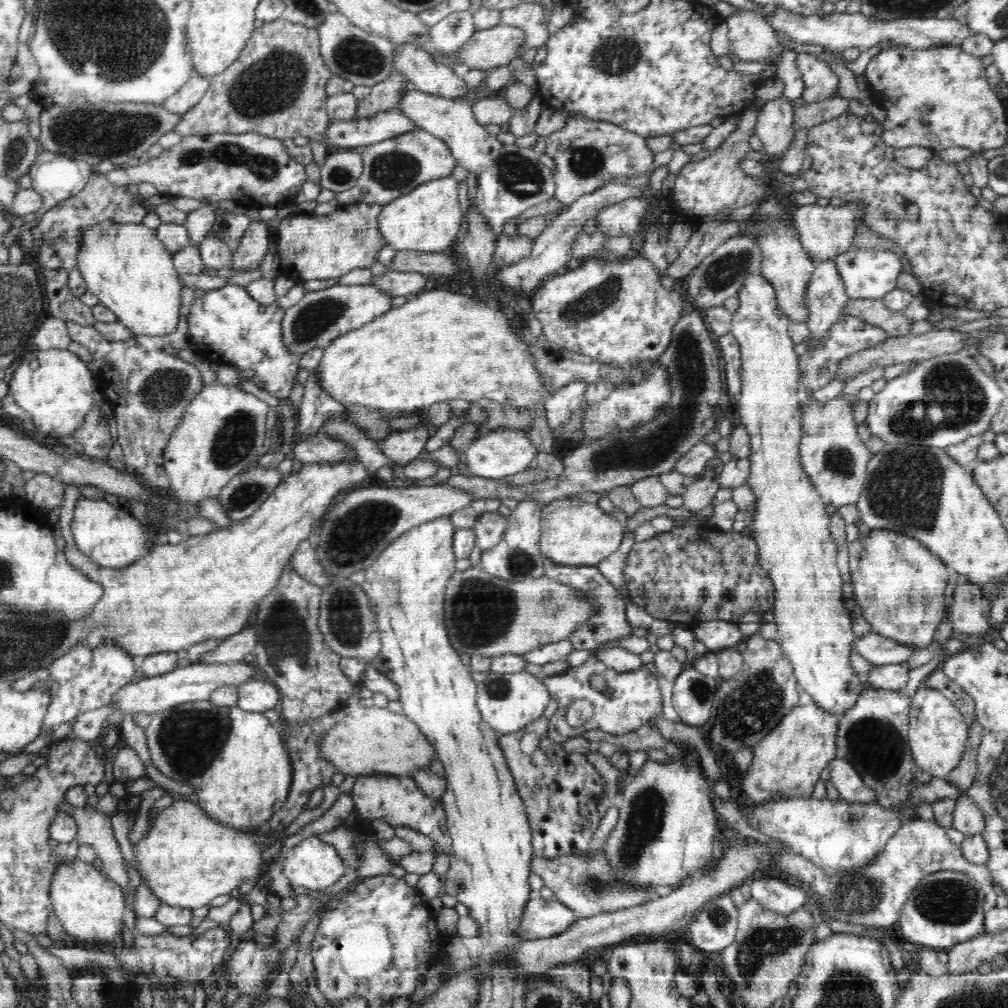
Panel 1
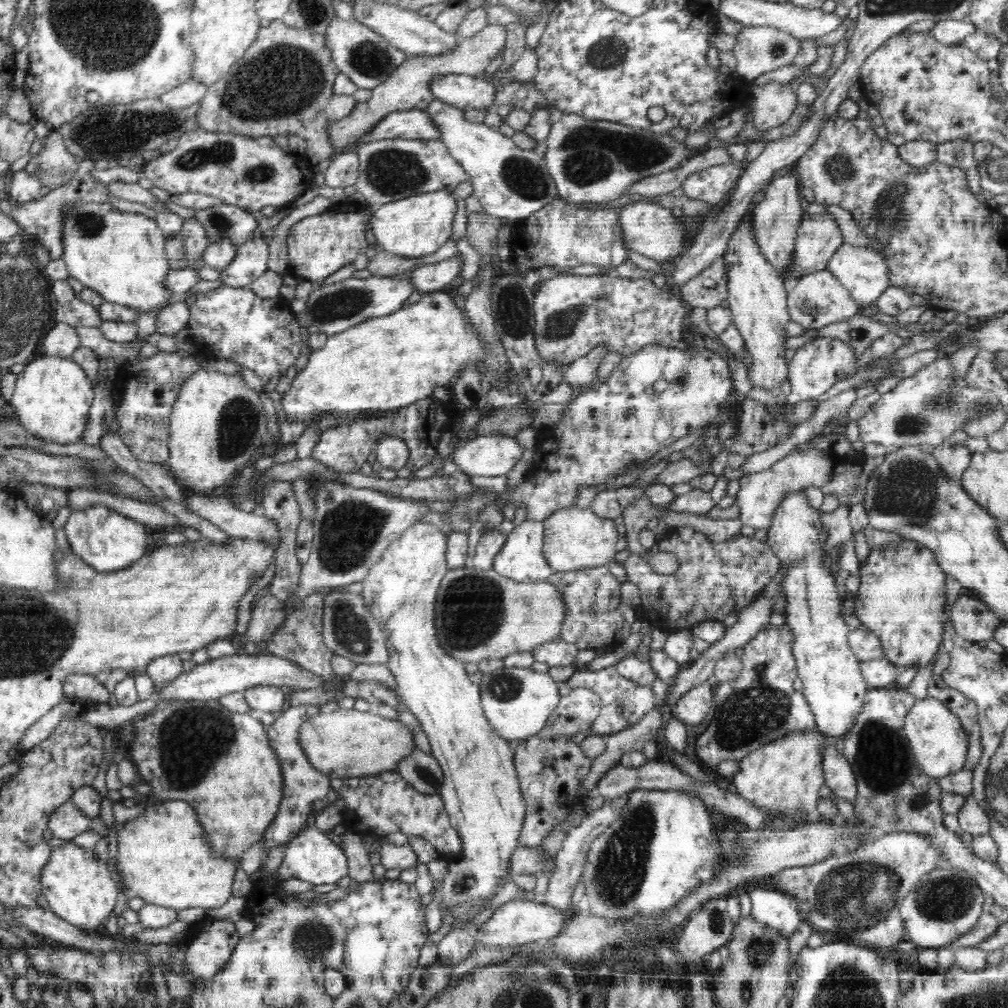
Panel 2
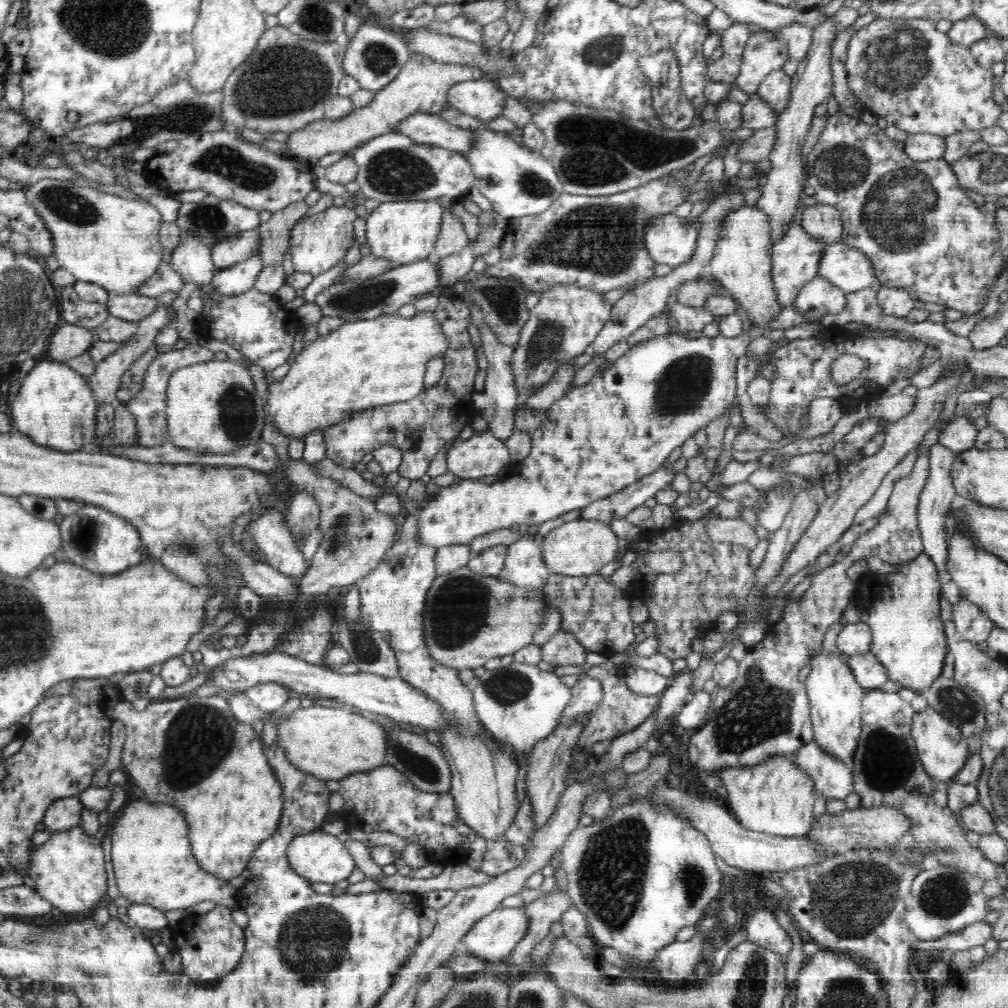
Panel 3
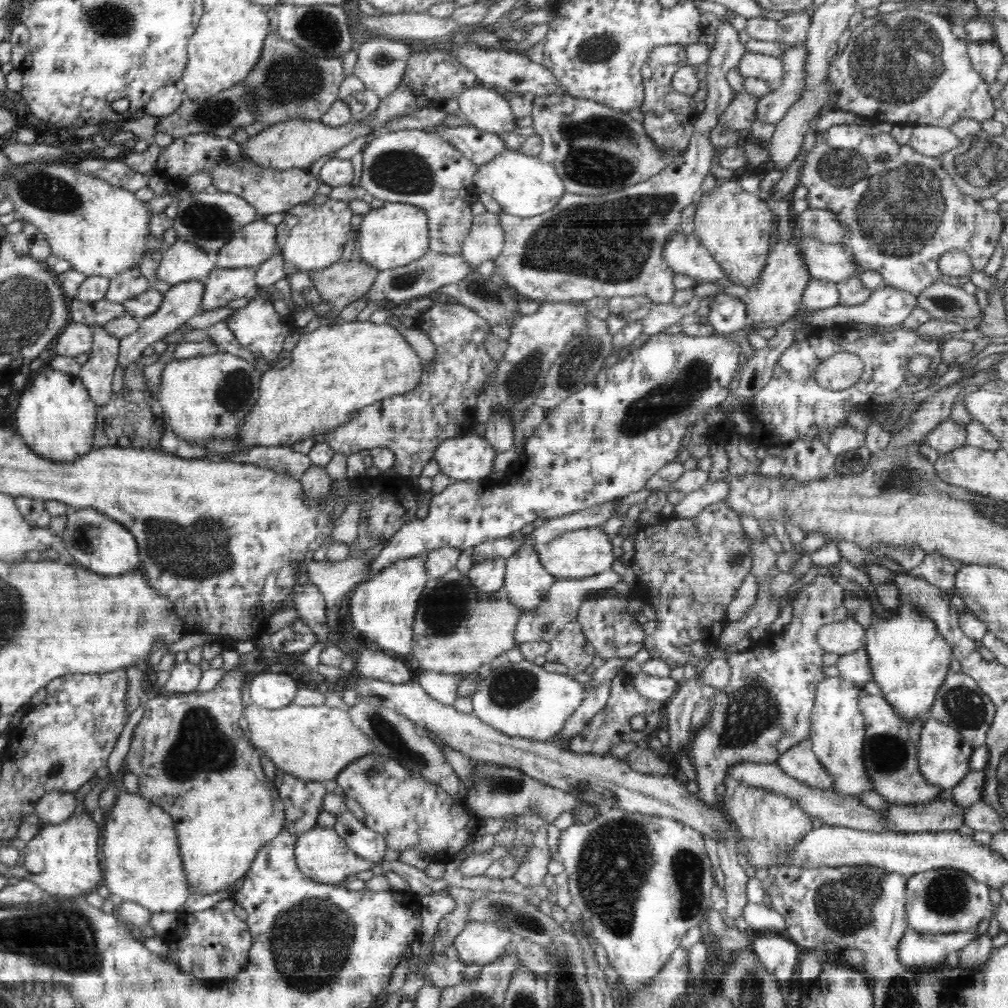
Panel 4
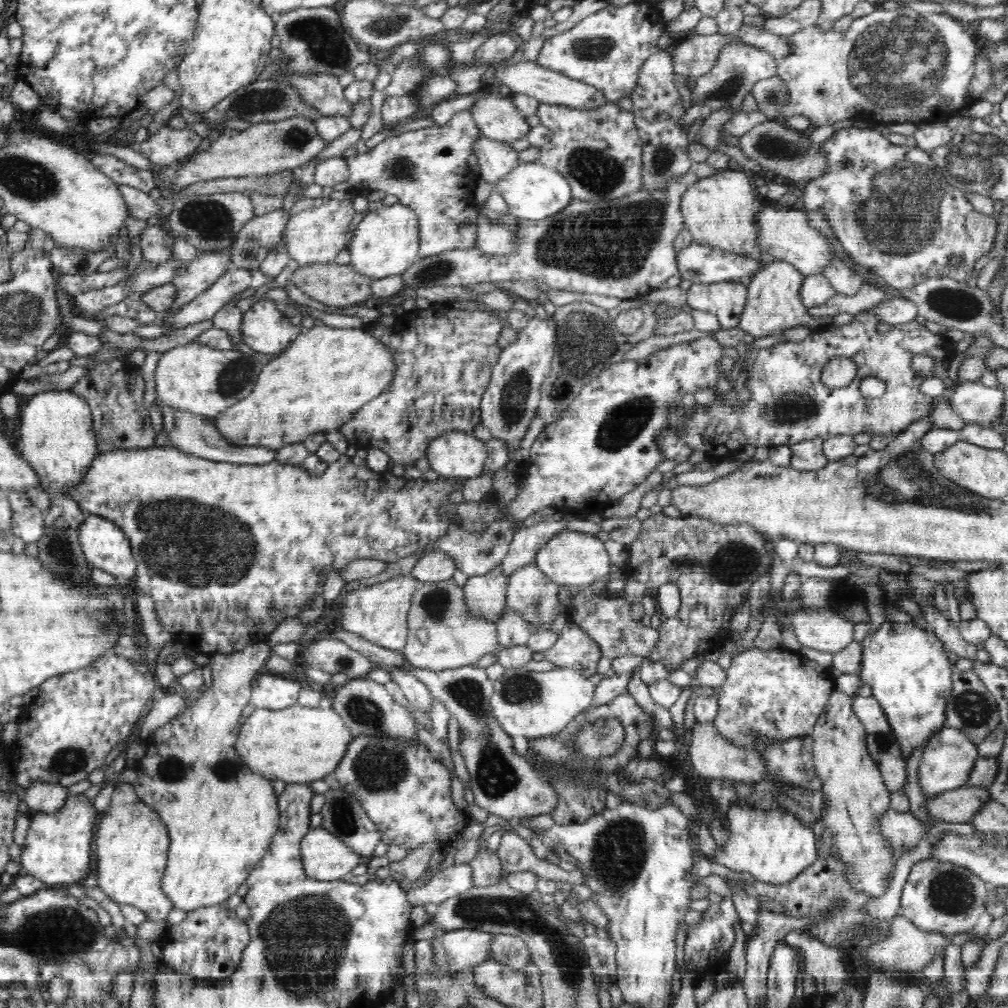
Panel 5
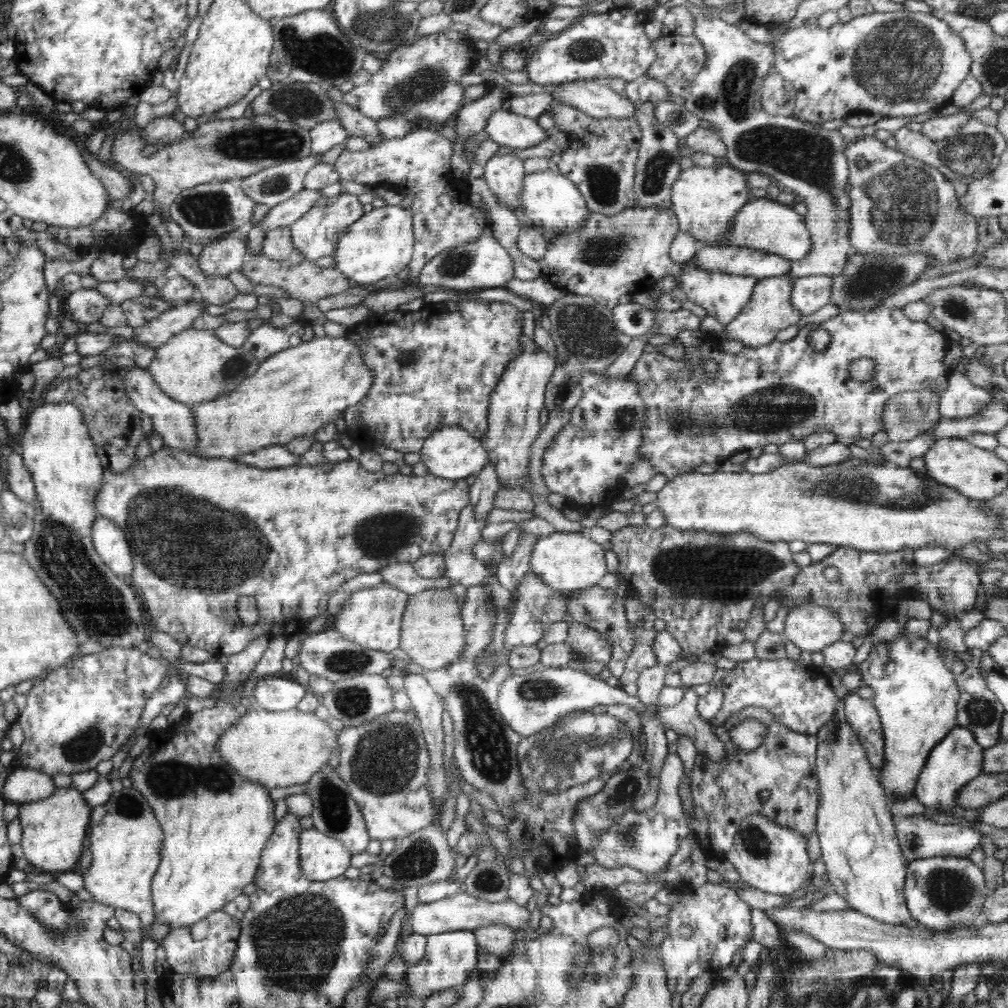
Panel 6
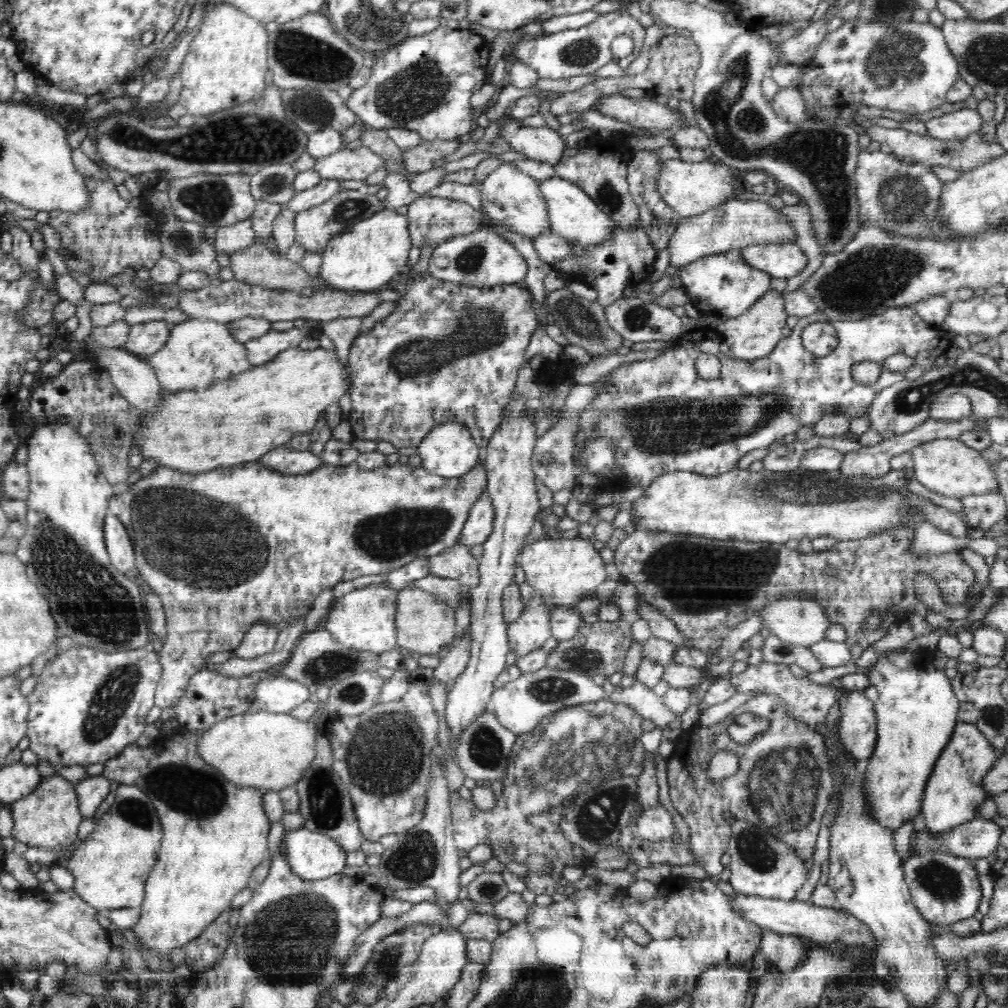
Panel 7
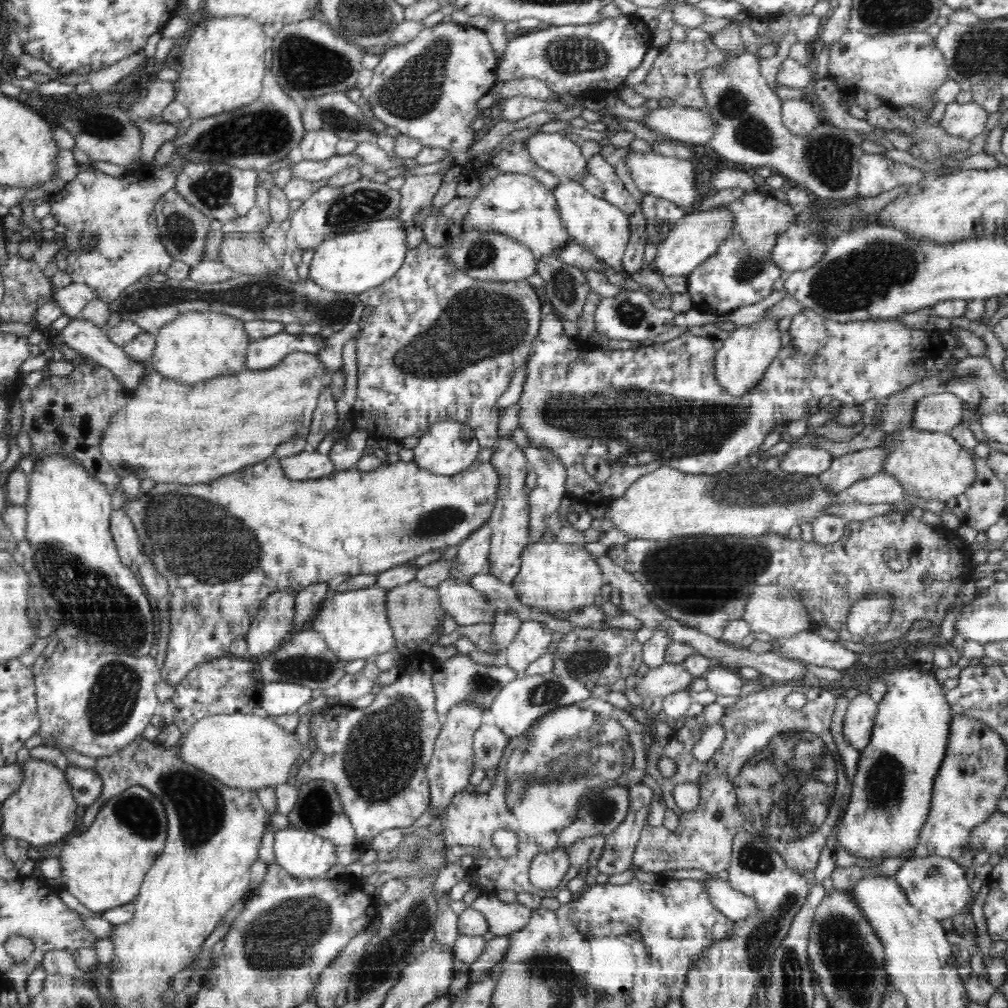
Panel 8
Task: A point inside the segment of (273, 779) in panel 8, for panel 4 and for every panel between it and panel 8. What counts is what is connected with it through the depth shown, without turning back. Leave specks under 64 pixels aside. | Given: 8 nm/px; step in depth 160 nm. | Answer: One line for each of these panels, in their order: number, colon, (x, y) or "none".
4: (314, 743)
5: (298, 745)
6: (286, 748)
7: (269, 751)

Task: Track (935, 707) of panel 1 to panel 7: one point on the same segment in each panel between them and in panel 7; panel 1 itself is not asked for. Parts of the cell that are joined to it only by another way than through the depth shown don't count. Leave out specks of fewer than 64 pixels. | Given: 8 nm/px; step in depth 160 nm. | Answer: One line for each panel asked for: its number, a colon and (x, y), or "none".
2: (939, 743)
3: (943, 751)
4: (944, 756)
5: (948, 756)
6: (957, 759)
7: (954, 791)

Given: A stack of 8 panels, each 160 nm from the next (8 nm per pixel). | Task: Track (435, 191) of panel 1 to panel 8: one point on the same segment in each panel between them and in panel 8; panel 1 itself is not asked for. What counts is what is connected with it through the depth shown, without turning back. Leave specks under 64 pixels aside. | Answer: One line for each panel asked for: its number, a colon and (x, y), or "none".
2: (417, 226)
3: (403, 232)
4: (396, 234)
5: (386, 242)
6: (380, 243)
7: (365, 257)
8: (357, 261)

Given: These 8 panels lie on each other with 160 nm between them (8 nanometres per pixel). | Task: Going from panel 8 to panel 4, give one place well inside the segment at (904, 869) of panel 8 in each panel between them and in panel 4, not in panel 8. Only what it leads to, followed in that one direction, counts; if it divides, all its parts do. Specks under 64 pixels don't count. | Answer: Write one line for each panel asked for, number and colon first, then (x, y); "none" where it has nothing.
4: (944, 900)
5: (948, 899)
6: (942, 893)
7: (945, 888)

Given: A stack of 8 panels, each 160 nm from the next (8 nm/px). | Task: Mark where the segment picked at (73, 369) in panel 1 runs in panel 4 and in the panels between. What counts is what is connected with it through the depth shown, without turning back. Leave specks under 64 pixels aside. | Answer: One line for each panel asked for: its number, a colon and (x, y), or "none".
2: (52, 398)
3: (55, 407)
4: (57, 419)

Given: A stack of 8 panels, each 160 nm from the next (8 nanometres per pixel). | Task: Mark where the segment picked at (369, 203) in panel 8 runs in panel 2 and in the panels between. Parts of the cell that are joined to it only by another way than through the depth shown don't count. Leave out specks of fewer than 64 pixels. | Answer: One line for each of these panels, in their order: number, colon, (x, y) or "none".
2: (319, 245)
3: (321, 240)
4: (312, 237)
5: (316, 230)
6: (316, 234)
7: (314, 228)

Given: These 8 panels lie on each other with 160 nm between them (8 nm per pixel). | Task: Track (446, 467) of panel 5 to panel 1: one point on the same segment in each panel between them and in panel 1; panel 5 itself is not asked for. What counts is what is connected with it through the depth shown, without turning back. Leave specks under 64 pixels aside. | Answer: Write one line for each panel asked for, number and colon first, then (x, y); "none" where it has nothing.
1: (502, 452)
2: (488, 455)
3: (484, 454)
4: (468, 458)

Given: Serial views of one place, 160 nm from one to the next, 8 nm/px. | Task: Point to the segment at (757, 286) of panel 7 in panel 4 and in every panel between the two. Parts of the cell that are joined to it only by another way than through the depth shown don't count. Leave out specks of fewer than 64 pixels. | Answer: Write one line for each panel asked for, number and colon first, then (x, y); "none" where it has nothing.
4: (727, 314)
5: (727, 299)
6: (723, 296)

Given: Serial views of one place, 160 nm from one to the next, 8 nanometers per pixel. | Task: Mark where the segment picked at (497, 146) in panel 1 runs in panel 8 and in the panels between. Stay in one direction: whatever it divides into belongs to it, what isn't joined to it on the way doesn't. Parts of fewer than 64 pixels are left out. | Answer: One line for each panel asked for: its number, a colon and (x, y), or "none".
2: (512, 183)
3: (518, 181)
4: (523, 185)
5: (533, 191)
6: (549, 200)
7: (572, 213)
8: (602, 228)

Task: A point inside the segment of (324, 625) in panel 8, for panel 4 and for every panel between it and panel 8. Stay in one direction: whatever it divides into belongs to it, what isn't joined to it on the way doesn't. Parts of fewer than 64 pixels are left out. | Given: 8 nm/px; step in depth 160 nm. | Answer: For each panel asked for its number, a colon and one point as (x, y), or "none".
4: (383, 607)
5: (378, 612)
6: (371, 617)
7: (364, 619)

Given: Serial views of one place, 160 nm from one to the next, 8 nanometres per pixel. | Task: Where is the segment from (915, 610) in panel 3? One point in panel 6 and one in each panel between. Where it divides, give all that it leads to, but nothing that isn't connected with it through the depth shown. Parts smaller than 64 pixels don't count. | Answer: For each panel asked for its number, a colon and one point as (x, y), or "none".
4: (909, 659)
5: (907, 667)
6: (916, 695)

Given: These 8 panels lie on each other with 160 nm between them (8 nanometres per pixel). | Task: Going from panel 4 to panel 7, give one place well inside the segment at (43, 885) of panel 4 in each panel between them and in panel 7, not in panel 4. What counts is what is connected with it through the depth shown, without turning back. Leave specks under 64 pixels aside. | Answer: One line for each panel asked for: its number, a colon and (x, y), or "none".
5: (57, 850)
6: (54, 829)
7: (48, 818)

